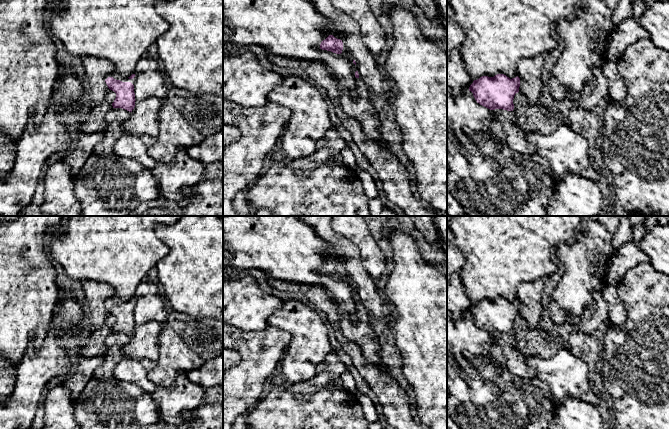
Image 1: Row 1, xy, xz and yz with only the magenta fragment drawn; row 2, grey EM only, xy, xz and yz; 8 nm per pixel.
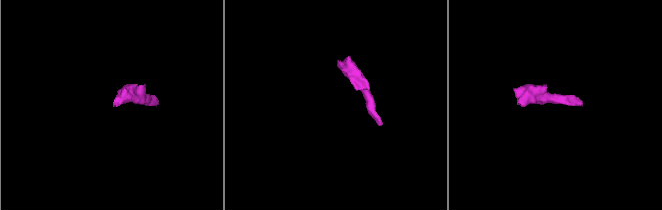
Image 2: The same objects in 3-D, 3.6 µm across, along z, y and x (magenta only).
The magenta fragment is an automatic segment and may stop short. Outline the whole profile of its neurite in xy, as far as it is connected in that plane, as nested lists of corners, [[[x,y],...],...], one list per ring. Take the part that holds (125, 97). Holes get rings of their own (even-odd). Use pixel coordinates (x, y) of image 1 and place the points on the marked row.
[[[135,74],[125,79],[116,80],[113,77],[108,77],[105,80],[108,88],[116,93],[116,98],[112,103],[113,108],[122,108],[132,112],[136,101],[134,93],[135,80]]]

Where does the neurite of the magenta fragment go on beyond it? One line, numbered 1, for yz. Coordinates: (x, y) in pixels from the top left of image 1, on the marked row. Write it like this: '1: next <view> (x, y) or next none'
1: next none

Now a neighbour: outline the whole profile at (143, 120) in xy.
[[[150,97],[135,101],[130,117],[121,124],[124,133],[147,135],[156,138],[159,132],[158,116],[162,99]]]

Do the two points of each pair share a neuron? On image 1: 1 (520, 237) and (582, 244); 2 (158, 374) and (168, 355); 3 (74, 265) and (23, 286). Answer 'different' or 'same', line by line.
1: different
2: same
3: different

